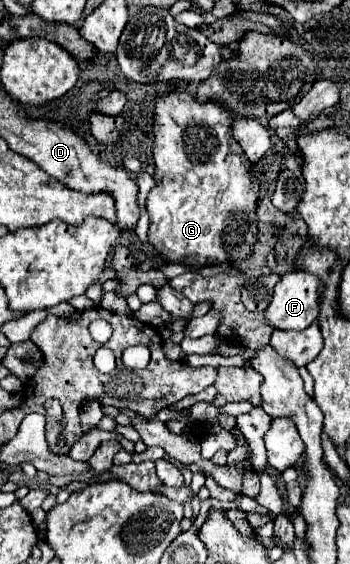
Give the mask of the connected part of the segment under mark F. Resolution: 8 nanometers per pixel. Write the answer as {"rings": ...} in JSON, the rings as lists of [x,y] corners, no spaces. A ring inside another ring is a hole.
{"rings":[[[302,270],[288,272],[276,284],[264,318],[278,330],[304,330],[318,318],[320,296],[322,282],[318,276]]]}

